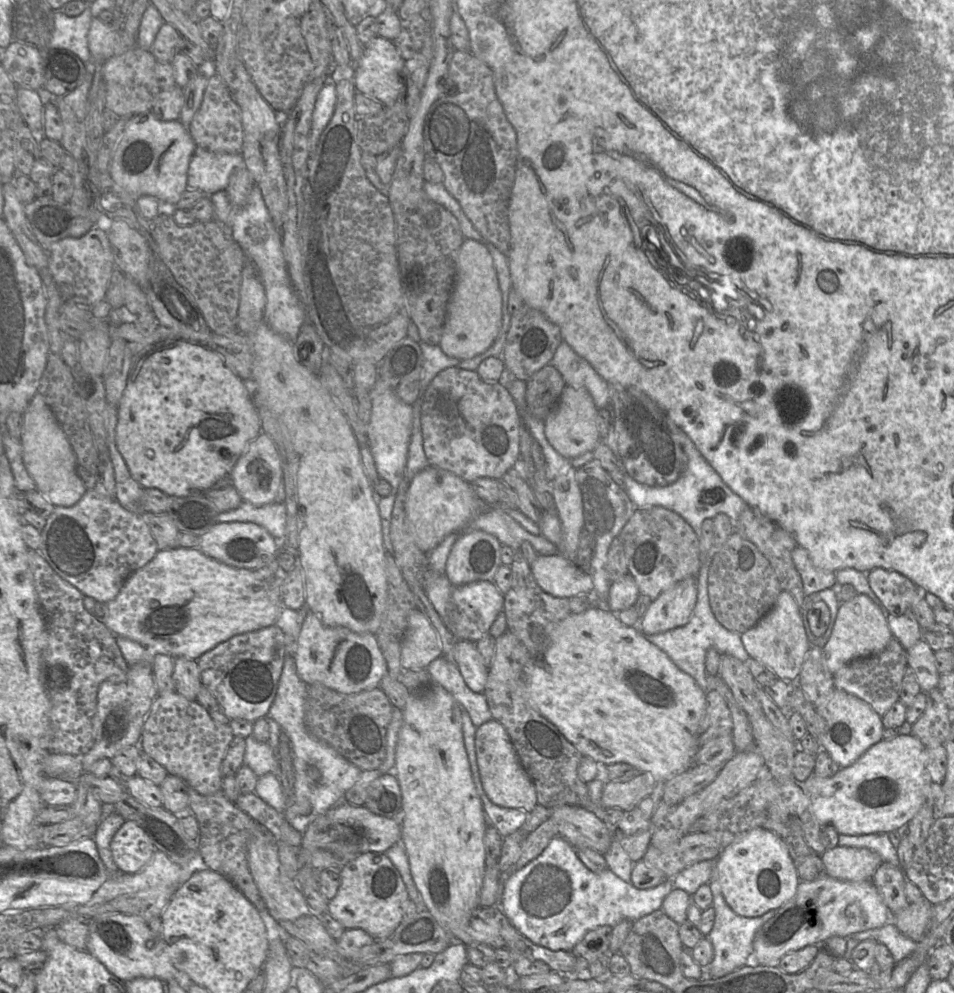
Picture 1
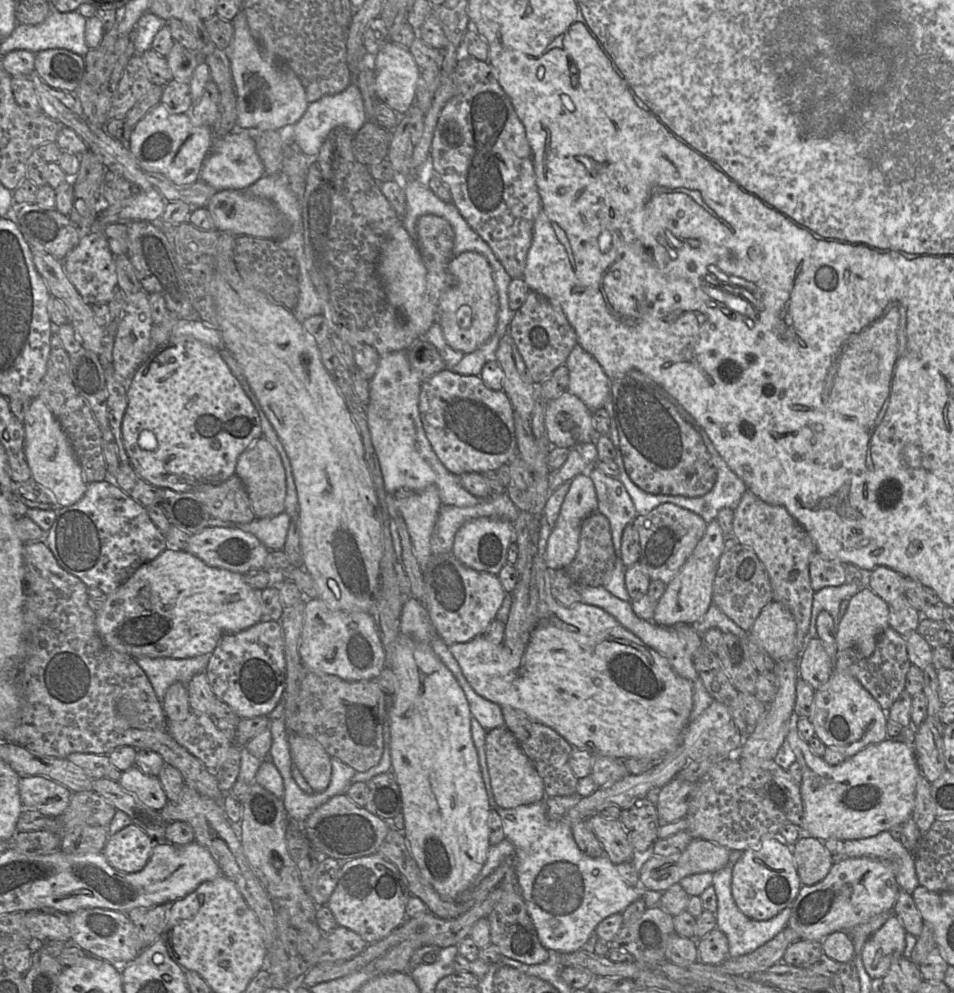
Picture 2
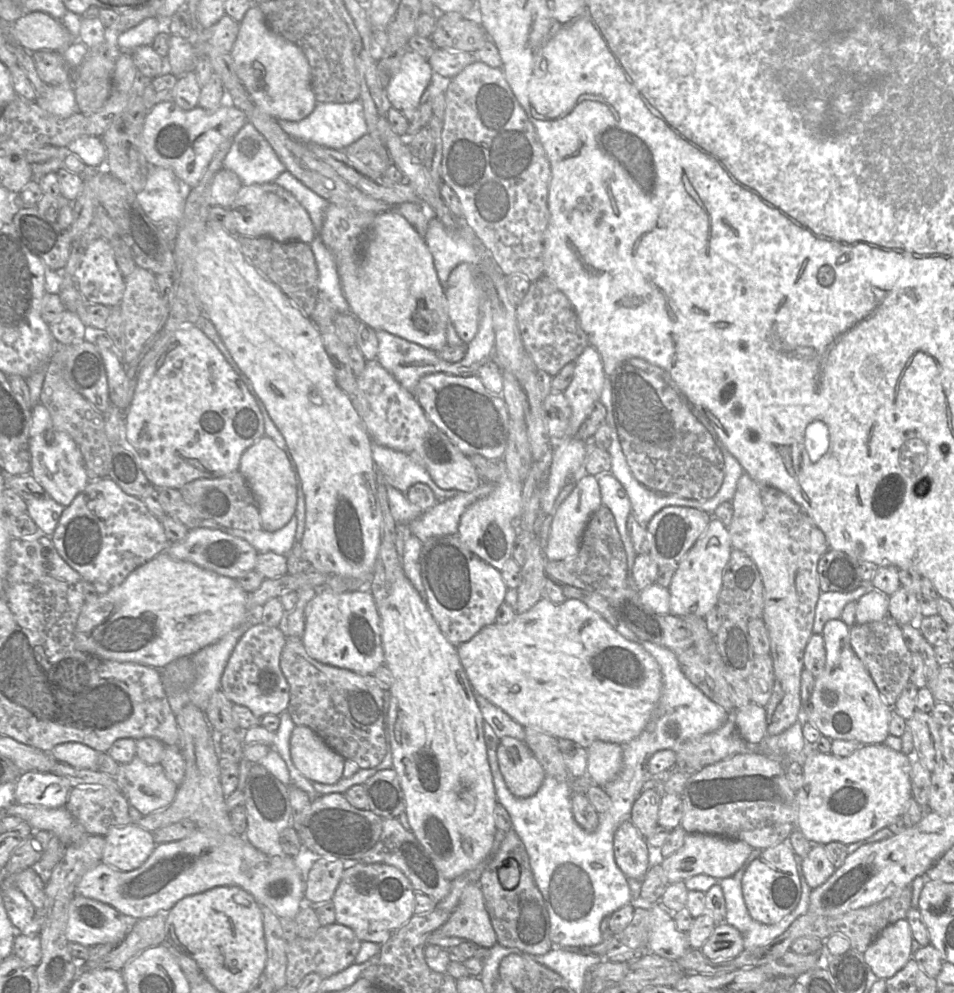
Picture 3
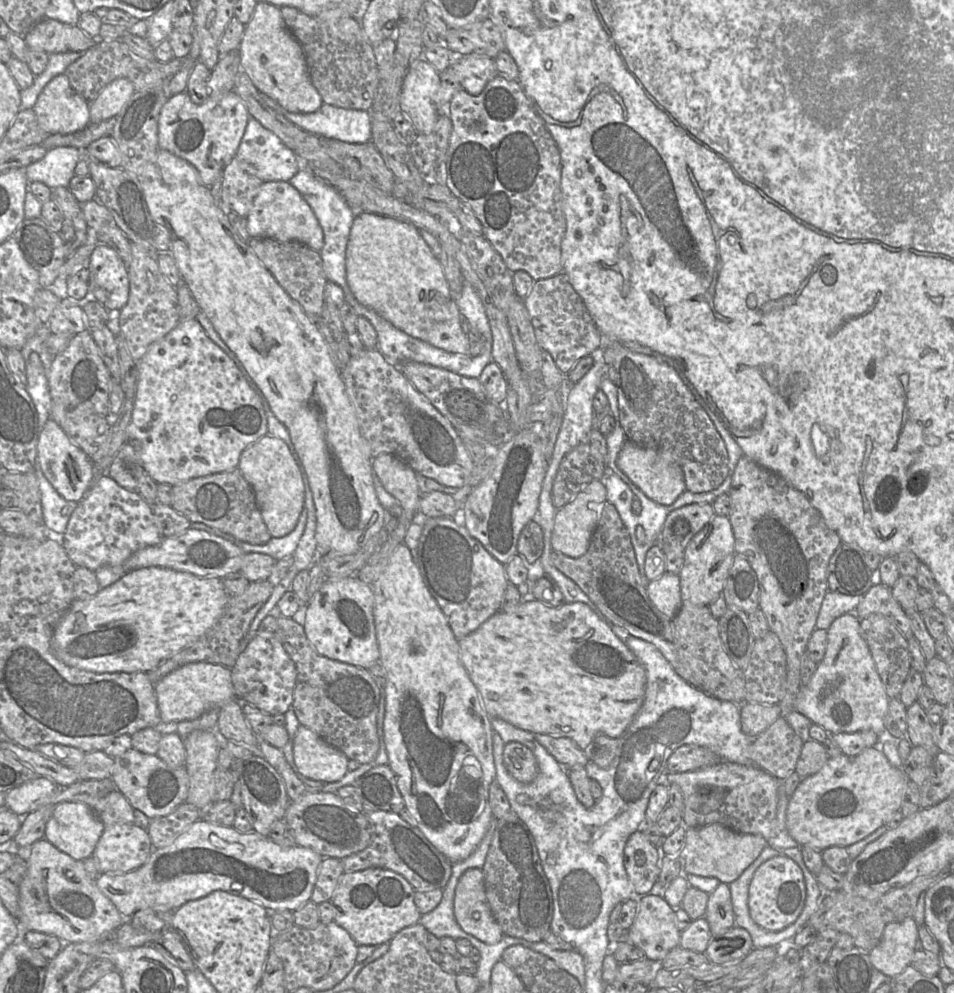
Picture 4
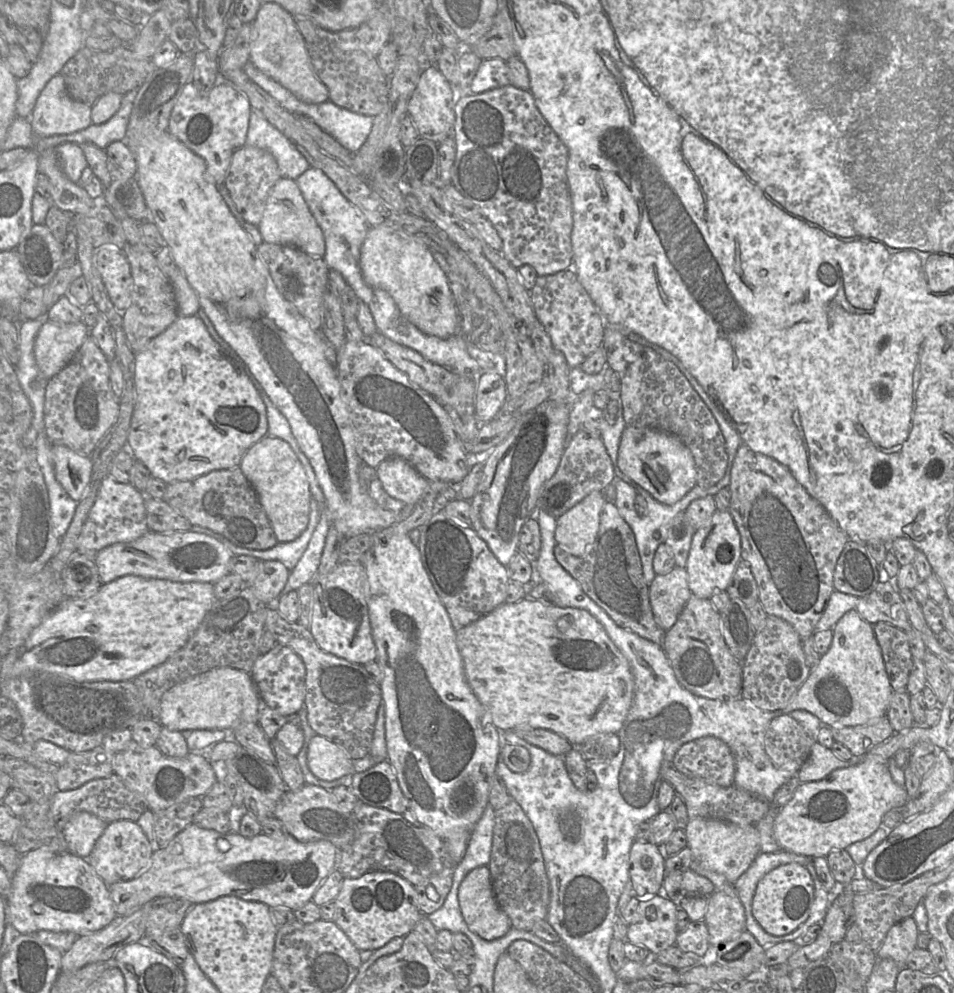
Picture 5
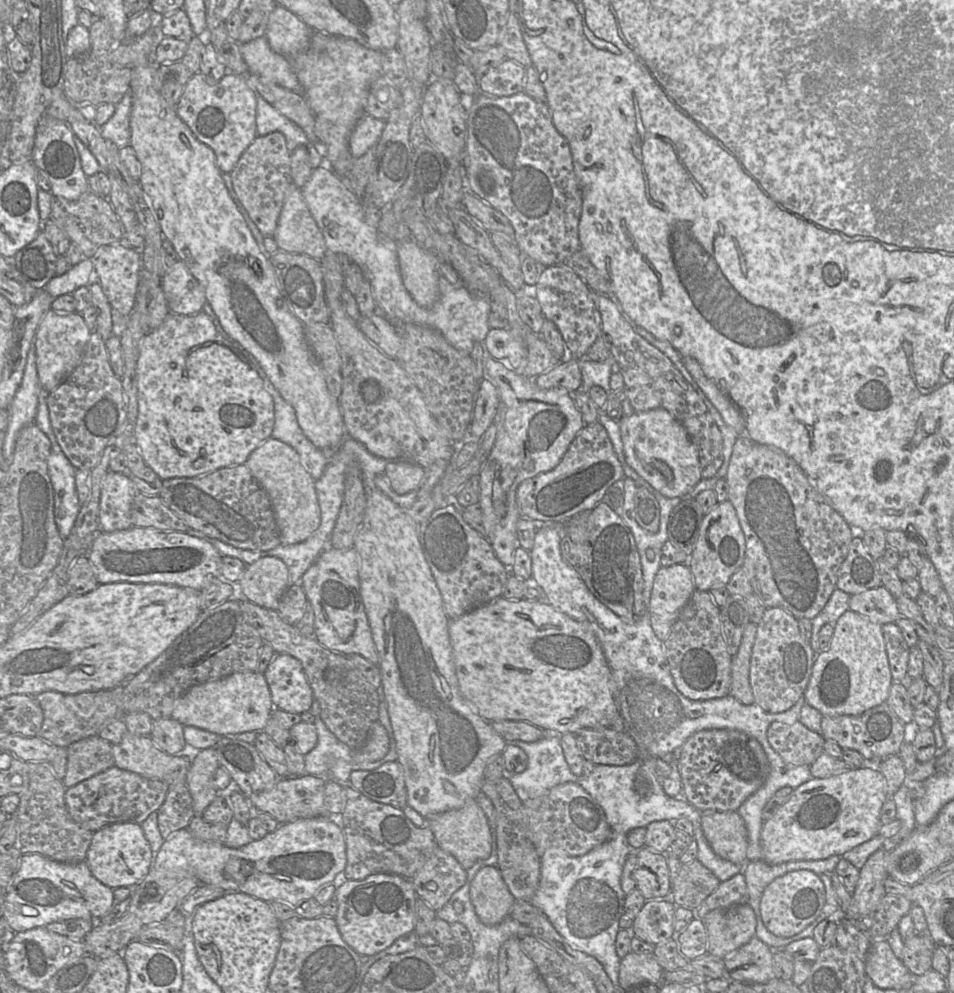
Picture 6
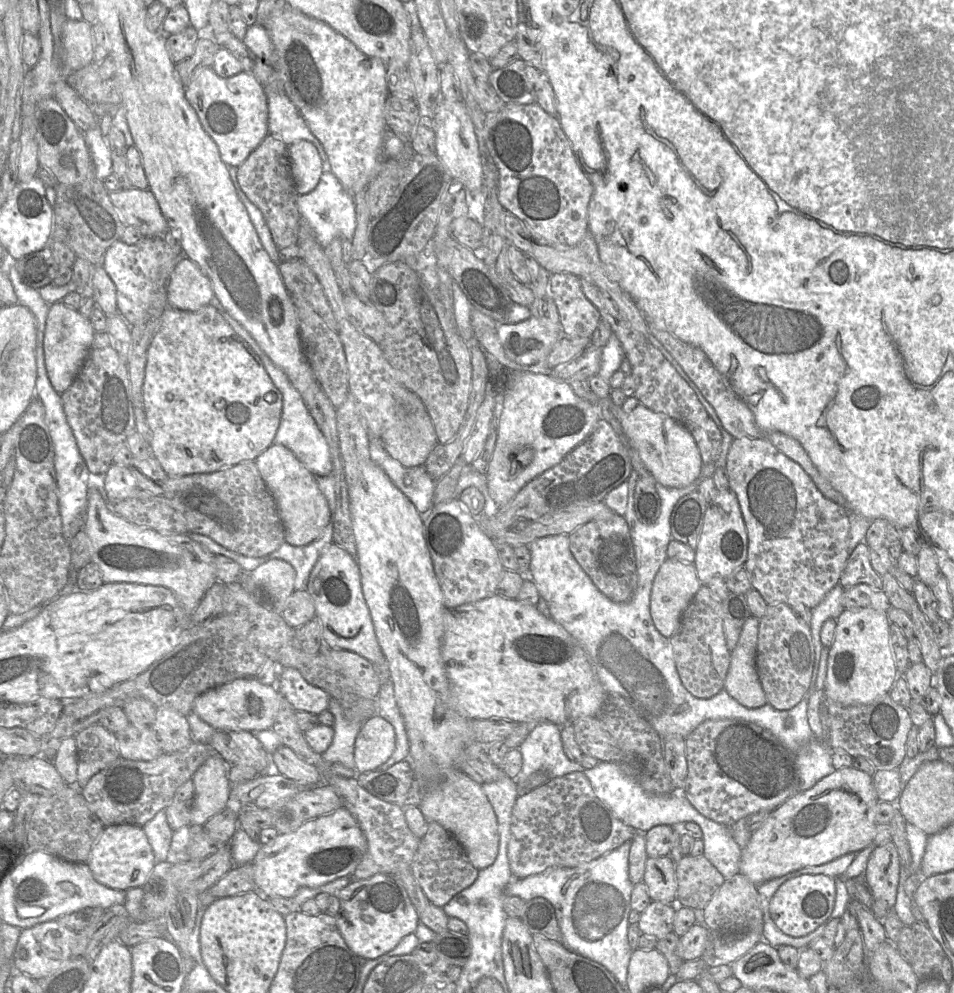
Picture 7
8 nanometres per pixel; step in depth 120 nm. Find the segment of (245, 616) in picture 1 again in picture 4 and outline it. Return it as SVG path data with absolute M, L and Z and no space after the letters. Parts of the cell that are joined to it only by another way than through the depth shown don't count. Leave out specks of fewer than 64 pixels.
M163 567L132 570L87 599L76 599L55 627L52 649L68 666L96 673L150 672L211 629L230 598L222 579Z

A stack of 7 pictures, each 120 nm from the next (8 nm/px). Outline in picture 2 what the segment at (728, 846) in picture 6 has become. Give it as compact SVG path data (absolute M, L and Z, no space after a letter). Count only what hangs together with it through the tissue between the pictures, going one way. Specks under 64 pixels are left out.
M693 838L686 849L677 855L668 857L654 855L648 859L639 871L639 880L642 888L652 891L664 892L673 884L692 874L702 872L716 872L726 866L729 860L730 850L714 842Z

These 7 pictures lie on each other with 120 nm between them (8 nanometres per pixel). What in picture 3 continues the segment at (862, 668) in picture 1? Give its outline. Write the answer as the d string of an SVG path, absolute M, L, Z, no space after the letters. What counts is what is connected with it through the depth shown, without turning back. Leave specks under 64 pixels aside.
M887 615L880 621L854 624L849 635L855 654L866 667L885 703L892 708L909 681L911 668L911 652L905 644L900 626Z

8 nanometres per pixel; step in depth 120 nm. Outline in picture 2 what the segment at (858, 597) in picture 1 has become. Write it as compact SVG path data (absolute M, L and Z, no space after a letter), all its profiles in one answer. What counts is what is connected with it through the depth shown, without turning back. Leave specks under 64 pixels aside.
M868 586L849 599L849 605L836 631L838 651L855 648L869 657L878 638L889 627L889 604Z

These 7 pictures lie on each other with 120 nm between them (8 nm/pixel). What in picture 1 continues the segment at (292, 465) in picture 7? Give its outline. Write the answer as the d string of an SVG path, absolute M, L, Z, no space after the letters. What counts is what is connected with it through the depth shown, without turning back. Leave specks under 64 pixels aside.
M261 432L236 461L231 472L231 484L243 501L261 506L274 502L282 476L282 465L277 448L271 438Z

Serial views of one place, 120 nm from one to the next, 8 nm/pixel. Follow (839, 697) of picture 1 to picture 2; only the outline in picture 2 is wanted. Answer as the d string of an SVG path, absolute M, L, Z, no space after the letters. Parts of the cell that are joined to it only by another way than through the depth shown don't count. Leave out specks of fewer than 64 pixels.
M833 671L829 680L814 692L813 712L809 717L815 736L827 747L842 752L846 758L871 744L887 739L887 712L854 677Z

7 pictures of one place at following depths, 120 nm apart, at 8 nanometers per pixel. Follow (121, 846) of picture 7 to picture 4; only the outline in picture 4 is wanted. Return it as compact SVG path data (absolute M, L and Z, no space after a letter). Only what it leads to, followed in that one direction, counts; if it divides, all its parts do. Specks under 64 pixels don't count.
M117 823L105 826L92 857L99 873L128 873L143 866L153 849L145 828Z

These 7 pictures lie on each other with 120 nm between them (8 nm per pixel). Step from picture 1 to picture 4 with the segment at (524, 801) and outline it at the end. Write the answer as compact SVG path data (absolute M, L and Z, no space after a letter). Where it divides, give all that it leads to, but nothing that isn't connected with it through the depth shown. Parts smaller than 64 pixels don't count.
M509 742L504 746L504 764L517 781L531 783L538 774L538 764L534 753L519 742Z

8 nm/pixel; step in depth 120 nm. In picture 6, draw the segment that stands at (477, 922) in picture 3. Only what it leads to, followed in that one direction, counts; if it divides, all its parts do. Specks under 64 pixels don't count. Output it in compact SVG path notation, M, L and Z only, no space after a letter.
M484 866L470 884L470 899L480 921L496 925L510 916L516 900L497 866Z

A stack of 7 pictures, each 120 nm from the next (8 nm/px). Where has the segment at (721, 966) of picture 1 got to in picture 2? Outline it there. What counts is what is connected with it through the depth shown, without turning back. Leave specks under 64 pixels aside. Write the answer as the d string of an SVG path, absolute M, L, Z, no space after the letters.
M730 850L729 860L725 867L713 873L712 886L717 896L717 929L722 931L728 940L729 957L738 957L753 952L758 947L774 938L781 930L787 927L791 908L786 907L776 916L768 920L754 920L744 915L737 907L731 892L732 870L735 863L742 856L744 851Z

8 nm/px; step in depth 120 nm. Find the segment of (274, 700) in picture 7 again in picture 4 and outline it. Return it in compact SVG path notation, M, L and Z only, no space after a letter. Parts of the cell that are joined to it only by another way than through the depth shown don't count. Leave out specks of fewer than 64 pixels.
M208 662L188 663L170 672L155 683L155 694L164 730L178 722L197 719L204 712L236 699L231 668Z

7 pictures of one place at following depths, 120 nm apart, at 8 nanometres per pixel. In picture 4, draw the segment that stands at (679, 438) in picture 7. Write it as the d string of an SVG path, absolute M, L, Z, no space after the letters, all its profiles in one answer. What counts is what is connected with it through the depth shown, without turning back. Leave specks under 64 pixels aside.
M626 439L617 465L648 498L658 504L672 504L686 490L683 471L669 451L642 448Z

